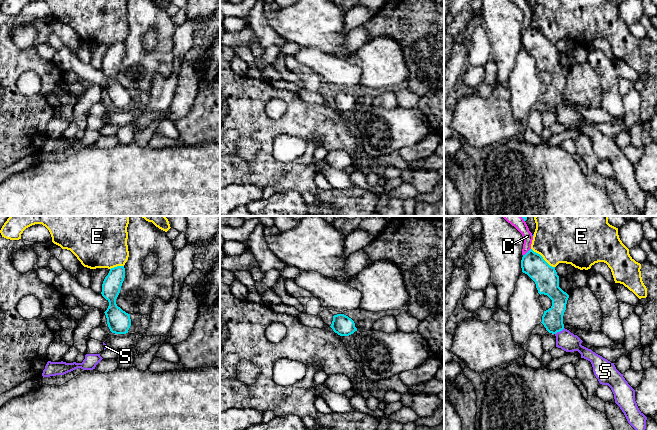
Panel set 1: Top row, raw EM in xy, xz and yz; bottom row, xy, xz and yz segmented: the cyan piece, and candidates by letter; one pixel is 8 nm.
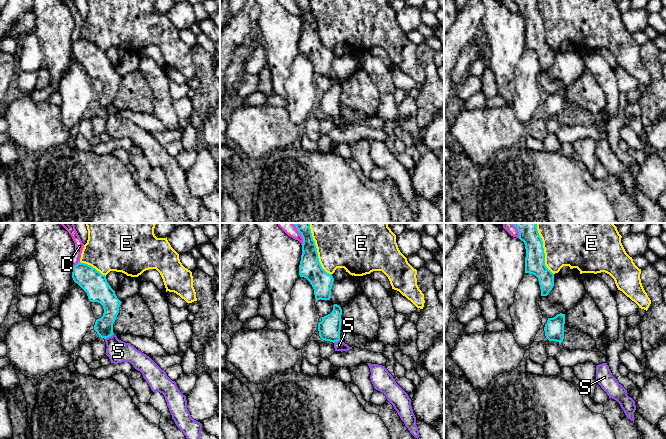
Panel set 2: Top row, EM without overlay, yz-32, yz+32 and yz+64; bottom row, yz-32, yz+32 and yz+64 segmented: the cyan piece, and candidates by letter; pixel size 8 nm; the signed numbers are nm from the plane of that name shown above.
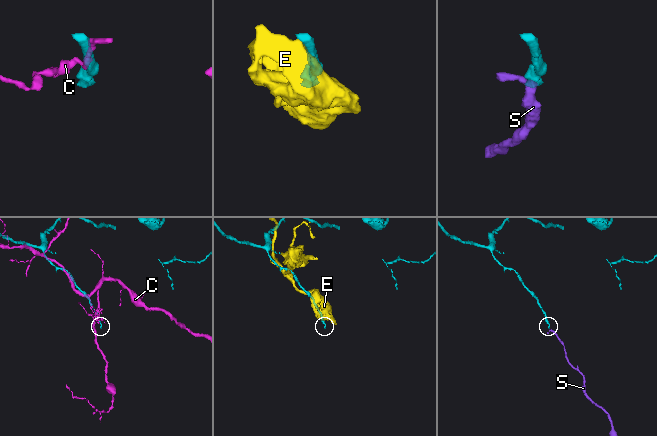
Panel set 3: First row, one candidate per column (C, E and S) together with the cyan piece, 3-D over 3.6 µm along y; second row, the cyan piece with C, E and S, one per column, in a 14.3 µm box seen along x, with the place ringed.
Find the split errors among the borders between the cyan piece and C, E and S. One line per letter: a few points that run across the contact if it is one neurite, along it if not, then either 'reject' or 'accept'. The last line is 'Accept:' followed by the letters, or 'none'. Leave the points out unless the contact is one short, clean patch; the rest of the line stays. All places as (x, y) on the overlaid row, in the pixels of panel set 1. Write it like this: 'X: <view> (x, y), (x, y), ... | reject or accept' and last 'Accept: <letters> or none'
C: reject
E: reject
S: yz (552, 319), (559, 331), (567, 341) | accept
Accept: S

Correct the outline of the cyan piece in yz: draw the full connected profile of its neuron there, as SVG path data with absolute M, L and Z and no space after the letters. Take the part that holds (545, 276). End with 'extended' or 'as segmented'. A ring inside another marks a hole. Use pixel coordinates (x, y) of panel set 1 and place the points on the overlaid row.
M530 249L522 257L521 268L522 272L535 282L538 293L547 295L552 300L552 306L544 311L541 323L549 333L556 336L556 347L566 352L578 351L581 358L590 361L594 375L600 384L611 388L615 403L624 413L628 423L635 430L645 430L647 417L639 410L635 401L635 390L623 374L616 369L614 363L582 346L583 341L564 328L563 315L569 295L559 287L559 276L555 267L550 266L540 254Z | extended

